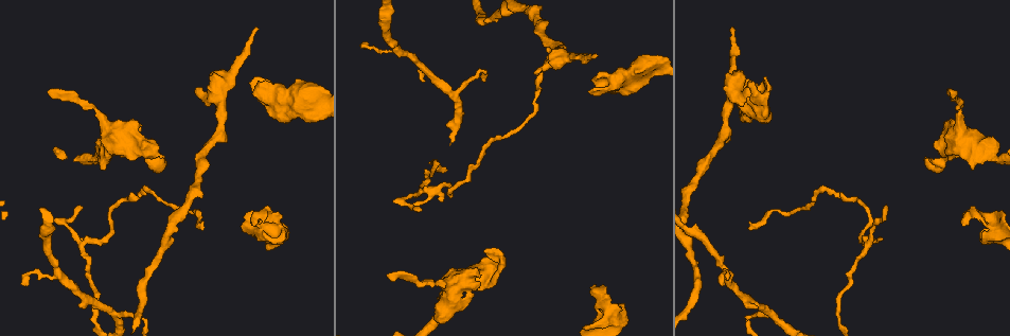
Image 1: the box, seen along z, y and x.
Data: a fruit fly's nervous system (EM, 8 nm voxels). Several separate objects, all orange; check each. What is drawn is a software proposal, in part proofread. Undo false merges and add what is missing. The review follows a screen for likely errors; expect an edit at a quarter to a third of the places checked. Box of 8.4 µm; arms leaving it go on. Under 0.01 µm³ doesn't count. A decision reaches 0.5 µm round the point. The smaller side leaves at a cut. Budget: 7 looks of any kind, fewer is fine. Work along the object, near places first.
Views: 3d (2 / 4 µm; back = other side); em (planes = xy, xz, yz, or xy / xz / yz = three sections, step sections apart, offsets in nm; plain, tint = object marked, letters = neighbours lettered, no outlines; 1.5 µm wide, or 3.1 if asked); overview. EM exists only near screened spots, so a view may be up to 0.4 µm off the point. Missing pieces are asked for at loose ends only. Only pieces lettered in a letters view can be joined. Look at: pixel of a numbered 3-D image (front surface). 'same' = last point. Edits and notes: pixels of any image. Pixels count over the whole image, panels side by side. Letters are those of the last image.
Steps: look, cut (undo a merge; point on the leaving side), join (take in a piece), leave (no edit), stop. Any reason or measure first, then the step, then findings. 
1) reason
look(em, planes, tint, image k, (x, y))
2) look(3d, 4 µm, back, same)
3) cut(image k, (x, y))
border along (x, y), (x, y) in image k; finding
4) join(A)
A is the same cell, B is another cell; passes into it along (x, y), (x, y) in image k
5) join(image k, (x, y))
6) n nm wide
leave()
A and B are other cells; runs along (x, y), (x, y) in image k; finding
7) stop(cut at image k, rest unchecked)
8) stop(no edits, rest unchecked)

thin end
look(3d, 2 µm, image 1, (543, 72))

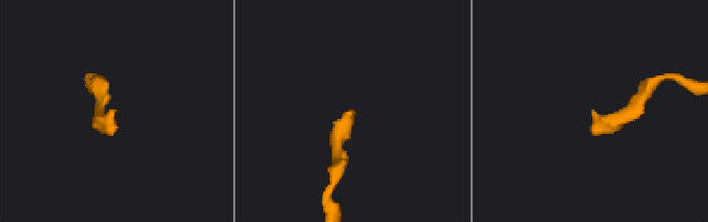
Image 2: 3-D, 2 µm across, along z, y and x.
shape alone is not enough
look(em, xy, step 8, tint, image 2, (117, 128))

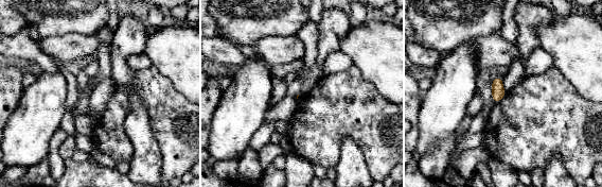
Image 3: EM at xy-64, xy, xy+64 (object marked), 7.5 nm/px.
see the neighbours
look(em, xy, step 8, letters, same)

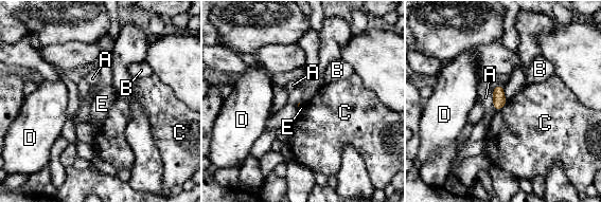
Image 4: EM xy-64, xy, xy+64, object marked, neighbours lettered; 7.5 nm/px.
leave()
A, B, C, D and E are other cells; no lettered piece goes on from it

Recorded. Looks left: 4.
stops while still wide
look(em, planes, letters, image 1, (764, 77))

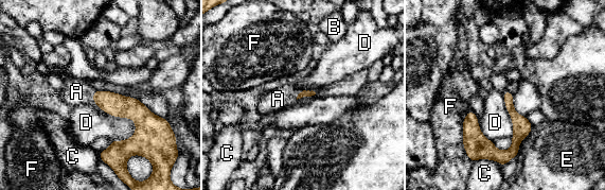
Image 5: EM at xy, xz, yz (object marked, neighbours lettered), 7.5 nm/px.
join(A)
A is the same cell, B, C, D, E and F are other cells; passes into it along (114, 104), (92, 96), (76, 91) in image 5; it goes on there

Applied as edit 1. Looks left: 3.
redraw
look(overview)

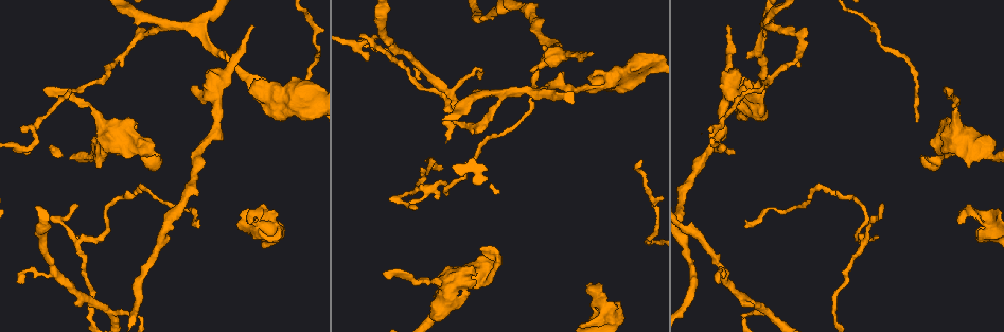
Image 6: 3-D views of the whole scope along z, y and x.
thick end
look(em, planes, letters, image 6, (273, 242))

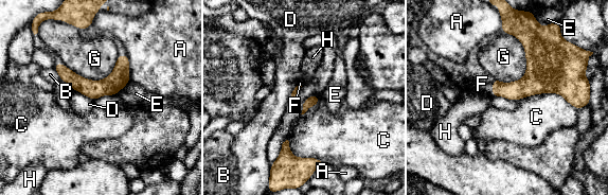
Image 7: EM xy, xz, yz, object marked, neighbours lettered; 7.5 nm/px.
join(F)
F is the same cell, A, B, C, D, E, G and H are other cells; passes into it along (525, 87), (493, 87), (482, 84) in image 7; it goes on there

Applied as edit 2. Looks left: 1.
stop(join at image 5, join at image 7, rest unchecked)

